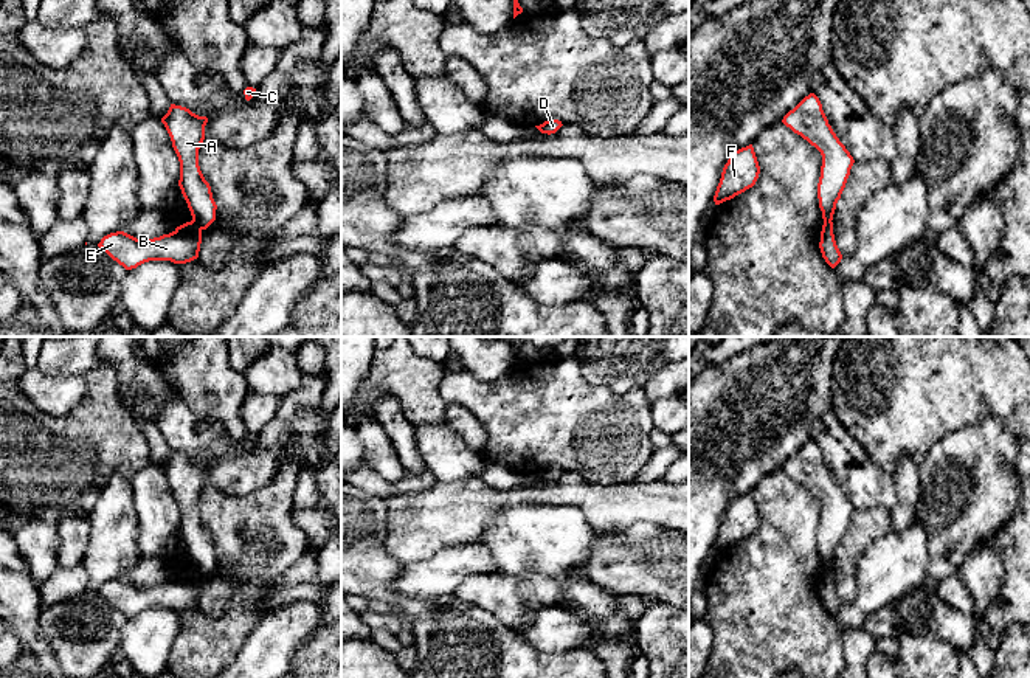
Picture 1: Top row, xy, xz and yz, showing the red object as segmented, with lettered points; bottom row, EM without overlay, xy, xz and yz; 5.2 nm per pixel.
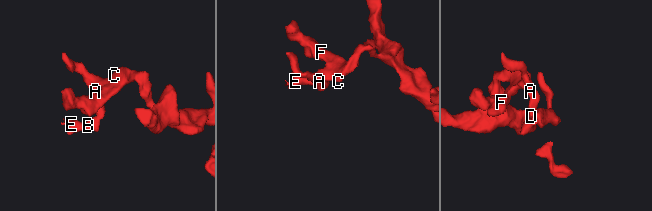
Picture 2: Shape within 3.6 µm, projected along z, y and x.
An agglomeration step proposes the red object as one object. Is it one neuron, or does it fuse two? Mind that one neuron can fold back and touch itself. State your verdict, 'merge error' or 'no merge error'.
merge error

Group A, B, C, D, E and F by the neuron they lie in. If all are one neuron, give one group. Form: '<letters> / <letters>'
A C D F / B E

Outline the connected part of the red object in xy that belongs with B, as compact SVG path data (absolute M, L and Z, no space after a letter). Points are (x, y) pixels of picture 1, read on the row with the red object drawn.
M191 220L154 239L137 239L124 231L110 233L98 247L126 270L132 270L149 261L191 262L199 258L200 244L202 230Z

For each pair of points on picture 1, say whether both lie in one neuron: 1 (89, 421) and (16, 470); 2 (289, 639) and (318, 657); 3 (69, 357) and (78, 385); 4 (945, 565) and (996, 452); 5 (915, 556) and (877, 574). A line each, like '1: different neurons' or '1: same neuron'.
1: same neuron
2: different neurons
3: different neurons
4: same neuron
5: same neuron

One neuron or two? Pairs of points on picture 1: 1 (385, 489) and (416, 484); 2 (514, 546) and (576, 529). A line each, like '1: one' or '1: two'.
1: one
2: one

